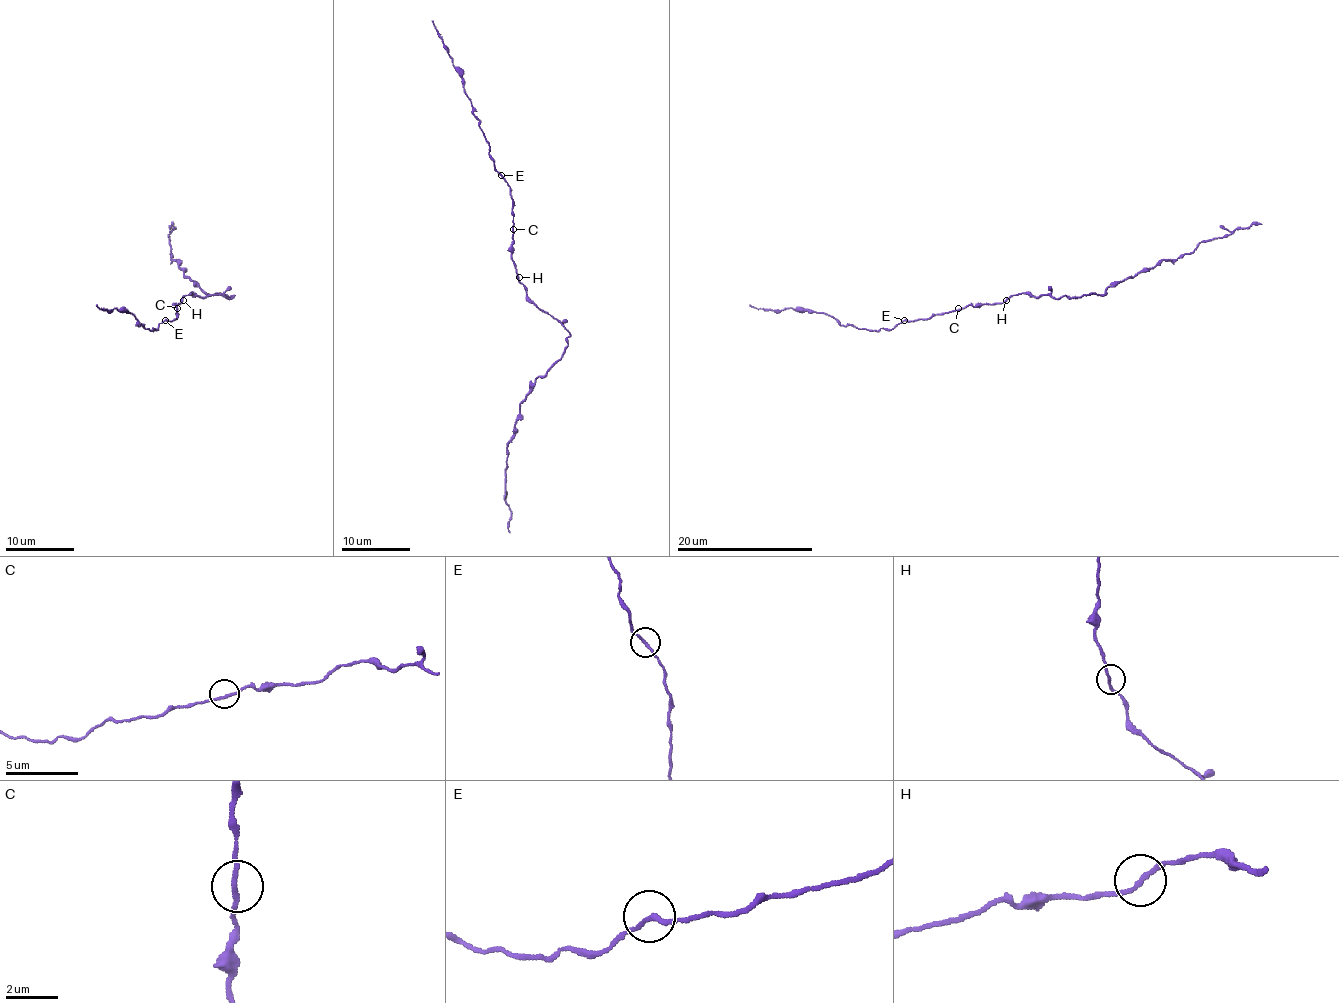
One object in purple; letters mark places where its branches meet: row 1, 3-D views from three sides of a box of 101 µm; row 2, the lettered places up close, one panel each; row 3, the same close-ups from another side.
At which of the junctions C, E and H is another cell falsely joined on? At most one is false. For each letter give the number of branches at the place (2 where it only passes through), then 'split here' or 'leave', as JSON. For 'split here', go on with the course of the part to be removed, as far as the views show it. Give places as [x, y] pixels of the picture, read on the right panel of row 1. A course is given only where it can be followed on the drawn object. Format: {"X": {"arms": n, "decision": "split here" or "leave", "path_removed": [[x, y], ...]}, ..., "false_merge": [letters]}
{"C": {"arms": 2, "decision": "leave"}, "E": {"arms": 2, "decision": "leave"}, "H": {"arms": 2, "decision": "leave"}, "false_merge": []}

